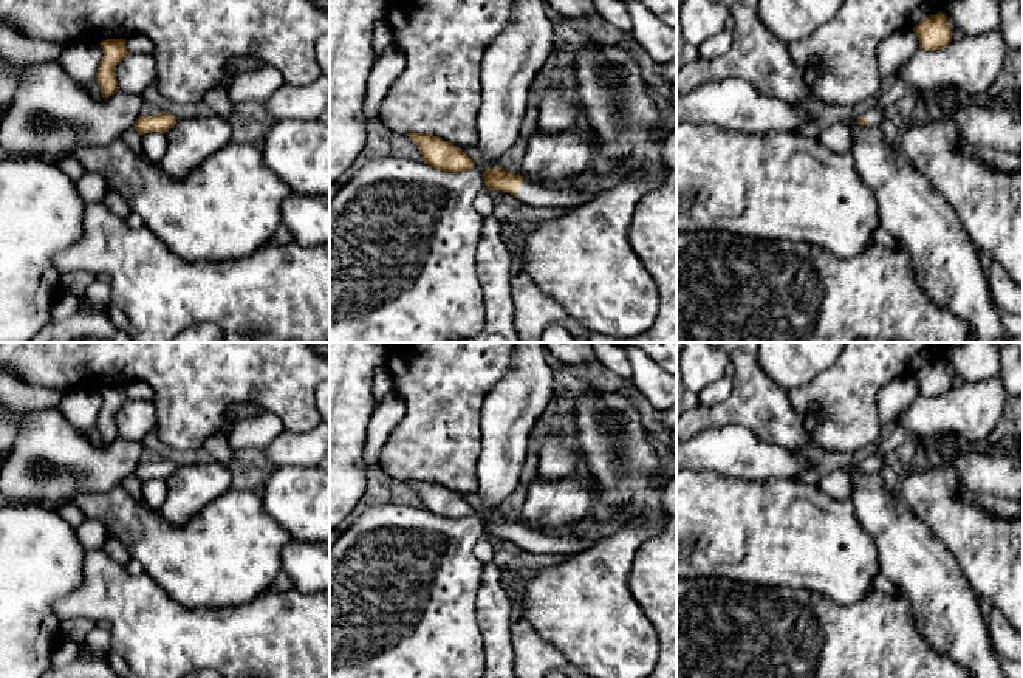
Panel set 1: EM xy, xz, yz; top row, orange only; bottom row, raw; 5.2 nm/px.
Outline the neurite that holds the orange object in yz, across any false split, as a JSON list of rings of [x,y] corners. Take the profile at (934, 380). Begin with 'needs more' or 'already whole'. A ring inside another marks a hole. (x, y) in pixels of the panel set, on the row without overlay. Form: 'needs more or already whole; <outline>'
already whole; [[[943,359],[922,365],[913,378],[919,387],[919,396],[941,396],[952,389],[952,379]]]

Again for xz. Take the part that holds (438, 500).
already whole; [[[407,480],[409,485],[418,492],[423,508],[433,515],[443,519],[466,519],[475,512],[475,509],[463,498],[463,495],[453,492],[433,481]]]

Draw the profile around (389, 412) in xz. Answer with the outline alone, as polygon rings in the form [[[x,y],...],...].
[[[390,392],[379,402],[368,419],[364,461],[367,467],[379,466],[379,455],[395,427],[405,416],[405,402]]]

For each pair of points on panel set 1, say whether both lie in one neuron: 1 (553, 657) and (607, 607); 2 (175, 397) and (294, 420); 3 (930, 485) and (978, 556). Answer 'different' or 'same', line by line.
1: different
2: same
3: same

